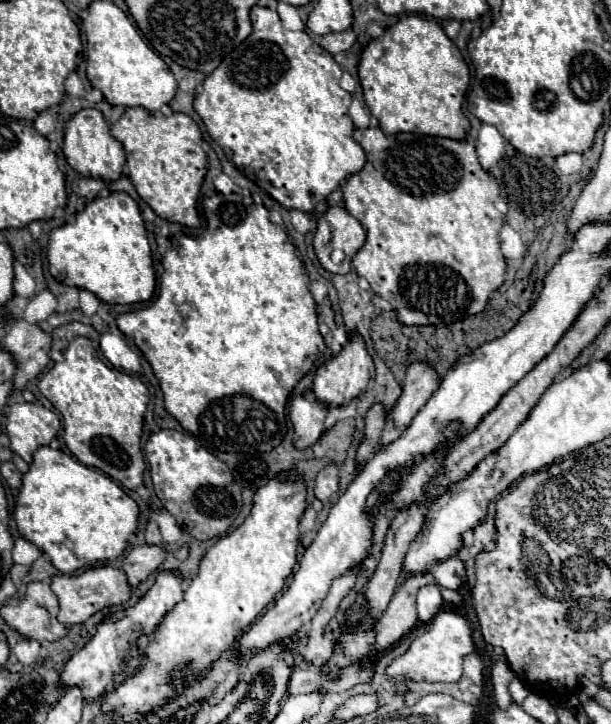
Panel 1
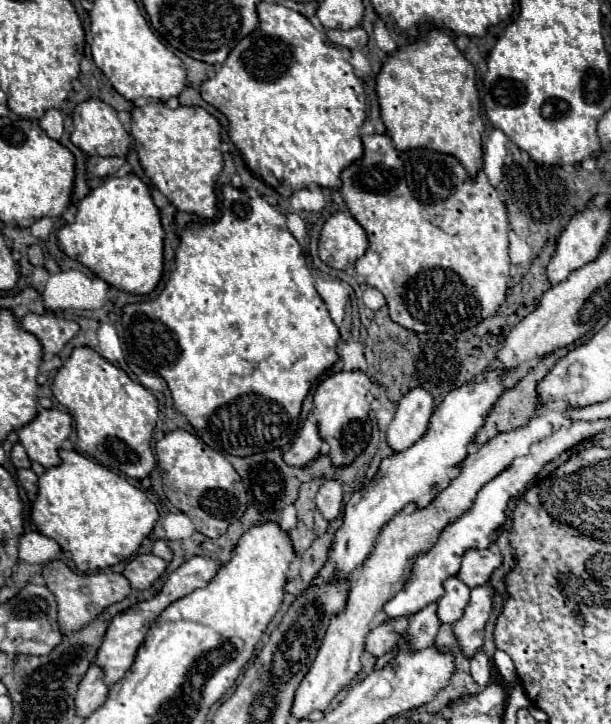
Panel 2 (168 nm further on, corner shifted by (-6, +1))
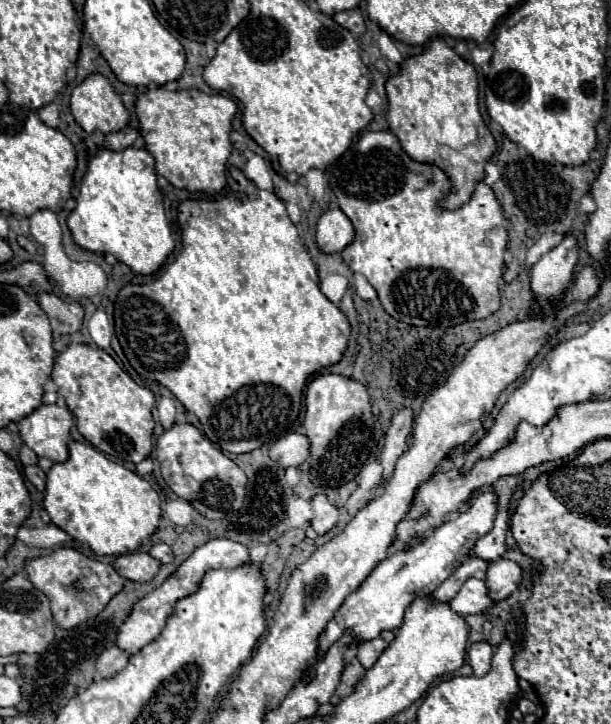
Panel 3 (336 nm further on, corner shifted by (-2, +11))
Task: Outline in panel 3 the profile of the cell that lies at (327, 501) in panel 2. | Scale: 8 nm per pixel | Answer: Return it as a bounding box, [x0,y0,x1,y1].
[312,494,338,534]

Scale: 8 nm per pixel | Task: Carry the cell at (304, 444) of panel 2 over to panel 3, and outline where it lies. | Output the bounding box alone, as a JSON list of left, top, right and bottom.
[270,432,310,468]

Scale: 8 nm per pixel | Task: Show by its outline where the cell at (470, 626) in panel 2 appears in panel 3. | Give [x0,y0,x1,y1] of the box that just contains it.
[484,558,522,602]

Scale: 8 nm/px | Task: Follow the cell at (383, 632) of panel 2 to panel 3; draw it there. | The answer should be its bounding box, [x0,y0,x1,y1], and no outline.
[358,634,390,668]

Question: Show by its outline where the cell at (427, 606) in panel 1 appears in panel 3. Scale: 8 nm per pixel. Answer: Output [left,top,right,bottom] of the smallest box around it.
[450,578,492,614]

